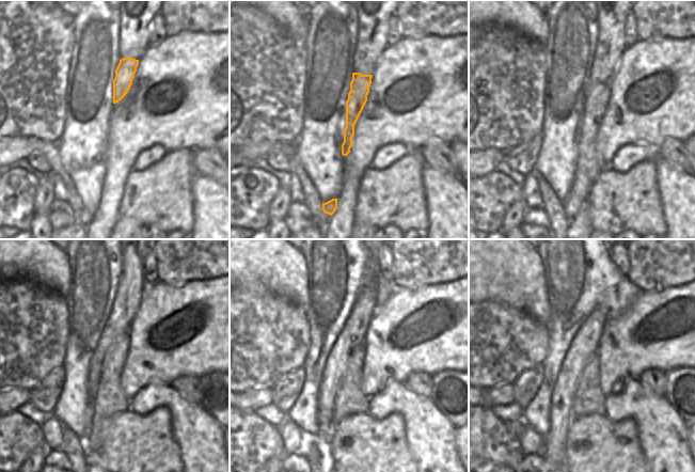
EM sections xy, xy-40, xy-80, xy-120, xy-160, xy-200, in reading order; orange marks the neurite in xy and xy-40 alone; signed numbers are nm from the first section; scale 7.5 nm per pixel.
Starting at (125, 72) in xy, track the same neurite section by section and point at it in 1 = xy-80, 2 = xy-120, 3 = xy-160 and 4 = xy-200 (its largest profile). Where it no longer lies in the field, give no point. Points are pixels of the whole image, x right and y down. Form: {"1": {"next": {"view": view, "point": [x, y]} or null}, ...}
{"1": {"next": {"view": "xy-80", "point": [589, 166]}}, "2": {"next": {"view": "xy-120", "point": [109, 399]}}, "3": {"next": {"view": "xy-160", "point": [350, 399]}}, "4": {"next": {"view": "xy-200", "point": [588, 399]}}}

